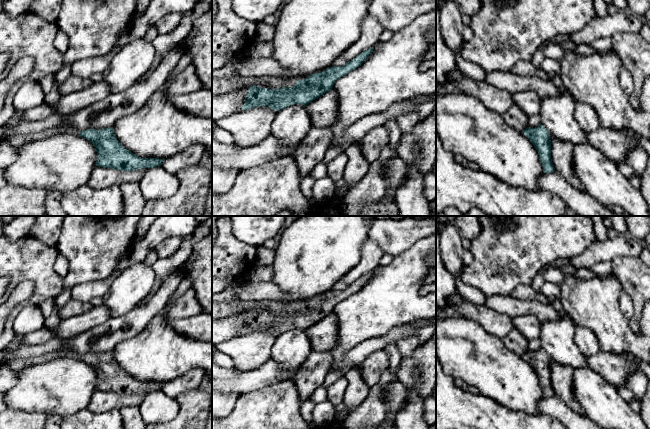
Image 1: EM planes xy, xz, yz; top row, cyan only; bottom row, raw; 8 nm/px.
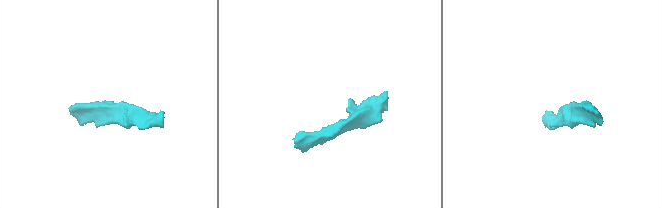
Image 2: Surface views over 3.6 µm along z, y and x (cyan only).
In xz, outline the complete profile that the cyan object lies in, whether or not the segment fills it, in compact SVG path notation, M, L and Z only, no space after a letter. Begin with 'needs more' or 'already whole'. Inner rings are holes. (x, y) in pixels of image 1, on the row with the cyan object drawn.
needs more; M374 47L362 52L344 66L332 66L307 78L282 79L264 76L255 86L244 87L247 90L247 98L241 110L267 105L275 111L293 104L305 106L331 90L338 79L359 67L373 49Z

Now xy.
needs more; M114 128L84 131L66 129L47 129L33 134L13 134L5 137L11 145L23 145L27 141L39 140L57 133L70 133L90 140L97 152L96 166L121 171L161 166L164 159L141 158L124 148L114 134Z

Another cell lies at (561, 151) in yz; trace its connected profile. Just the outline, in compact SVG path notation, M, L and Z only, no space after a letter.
M554 136L551 140L551 159L555 171L561 174L571 185L585 191L579 178L573 173L573 144L562 141Z

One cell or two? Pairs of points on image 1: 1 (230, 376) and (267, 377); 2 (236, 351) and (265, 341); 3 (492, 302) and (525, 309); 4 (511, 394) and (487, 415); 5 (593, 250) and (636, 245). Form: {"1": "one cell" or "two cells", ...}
{"1": "one cell", "2": "one cell", "3": "one cell", "4": "two cells", "5": "one cell"}

